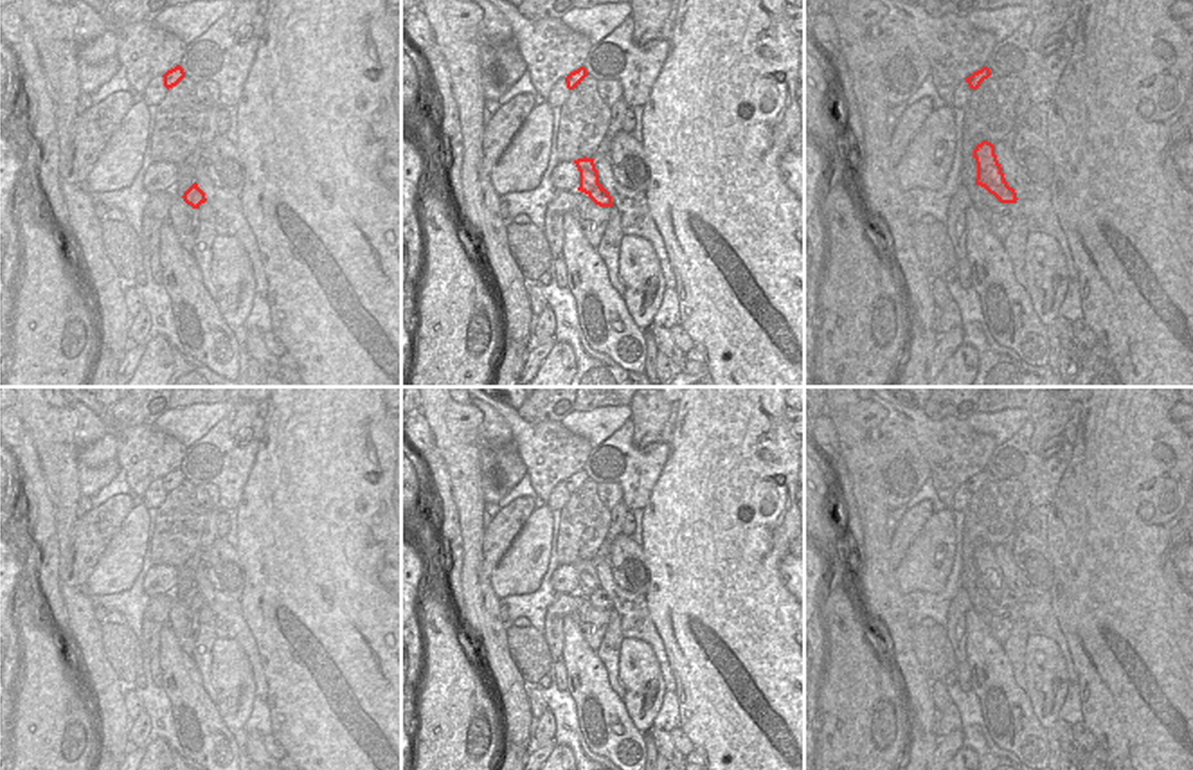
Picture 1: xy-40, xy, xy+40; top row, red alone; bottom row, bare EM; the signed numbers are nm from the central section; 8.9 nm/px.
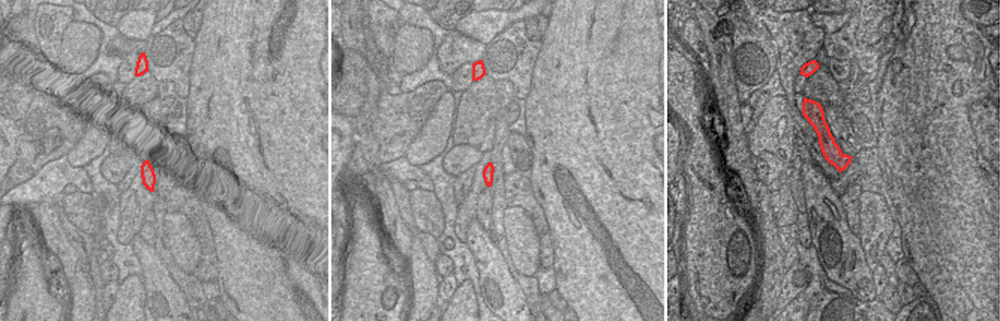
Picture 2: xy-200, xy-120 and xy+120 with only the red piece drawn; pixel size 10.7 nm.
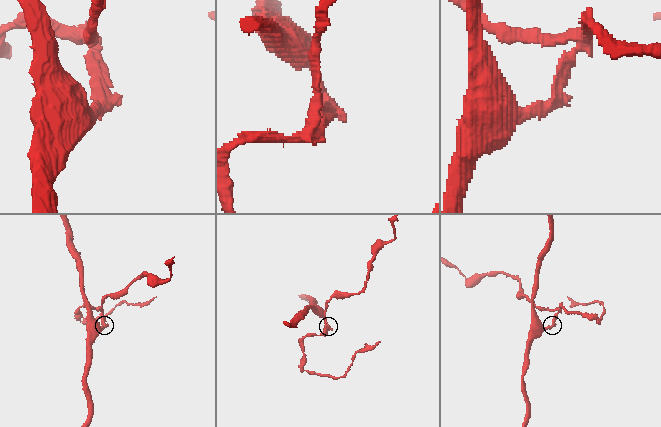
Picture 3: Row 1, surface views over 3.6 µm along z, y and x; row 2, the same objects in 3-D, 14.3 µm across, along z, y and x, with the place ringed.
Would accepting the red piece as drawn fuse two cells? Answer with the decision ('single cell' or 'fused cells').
fused cells

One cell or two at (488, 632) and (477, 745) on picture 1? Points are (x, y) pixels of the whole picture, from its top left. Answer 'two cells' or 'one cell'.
two cells

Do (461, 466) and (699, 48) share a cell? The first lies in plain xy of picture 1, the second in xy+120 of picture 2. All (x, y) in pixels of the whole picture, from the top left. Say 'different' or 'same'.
different

